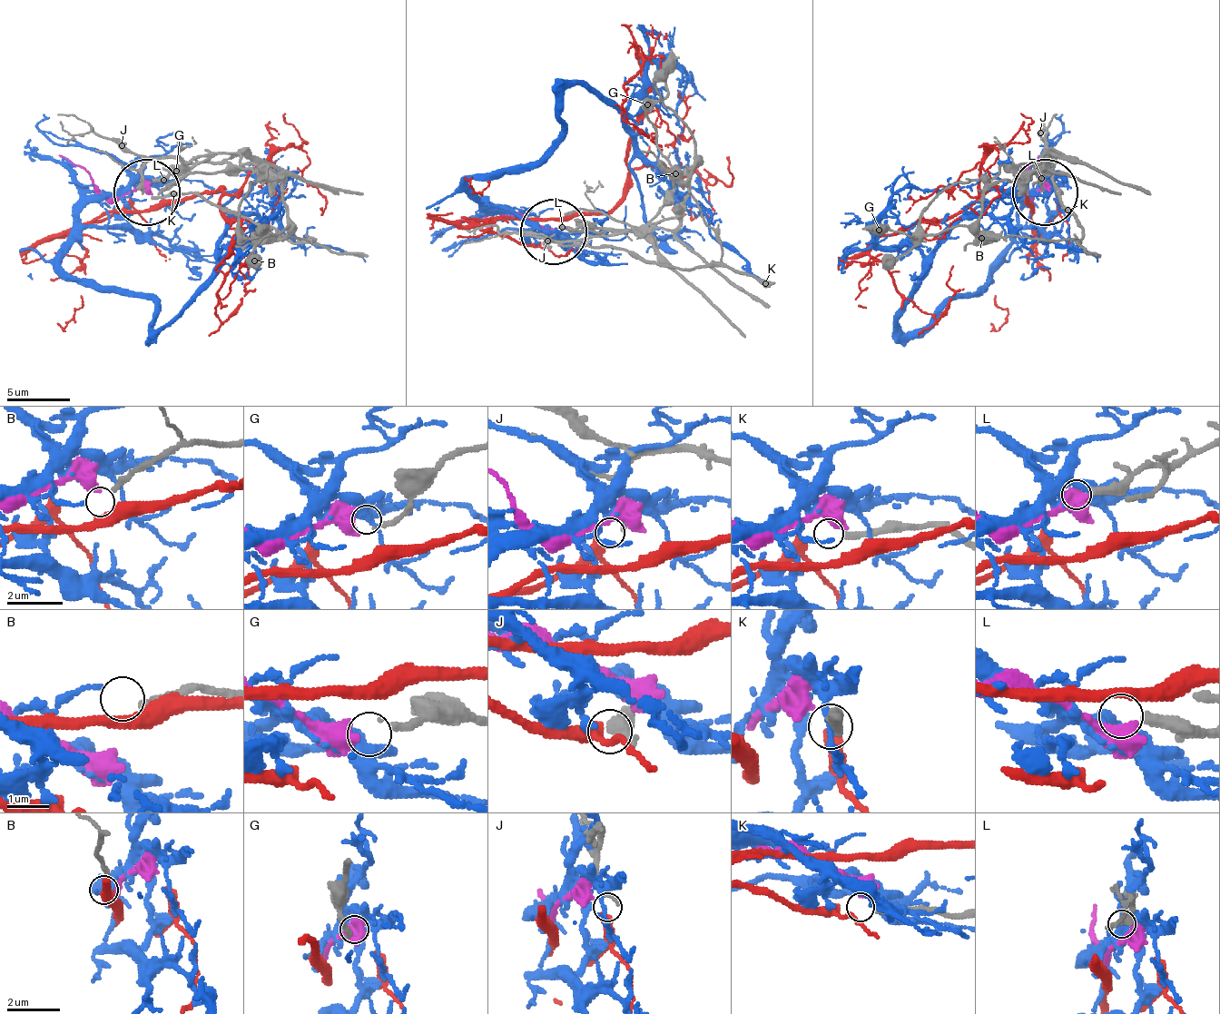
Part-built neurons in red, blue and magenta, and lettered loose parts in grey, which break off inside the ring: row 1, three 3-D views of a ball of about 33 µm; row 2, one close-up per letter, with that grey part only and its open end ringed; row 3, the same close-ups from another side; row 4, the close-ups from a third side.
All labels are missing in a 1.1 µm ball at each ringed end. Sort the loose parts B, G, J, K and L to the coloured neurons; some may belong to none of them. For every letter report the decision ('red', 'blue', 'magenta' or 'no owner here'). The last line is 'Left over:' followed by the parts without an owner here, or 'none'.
B: no owner here
G: magenta
J: red
K: no owner here
L: blue
Left over: B, K

